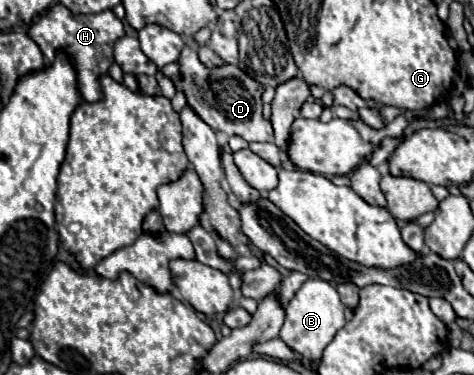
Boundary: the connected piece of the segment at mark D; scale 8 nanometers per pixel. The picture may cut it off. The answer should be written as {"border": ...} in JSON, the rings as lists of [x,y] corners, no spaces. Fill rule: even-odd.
{"border":[[[184,46],[178,58],[180,70],[178,76],[172,78],[176,90],[186,94],[188,106],[214,130],[226,132],[228,136],[242,136],[248,142],[274,142],[272,124],[262,116],[262,92],[264,86],[248,76],[244,70],[234,64],[222,64],[214,68],[206,68],[200,64],[194,48]],[[218,100],[218,108],[216,108]]]}

